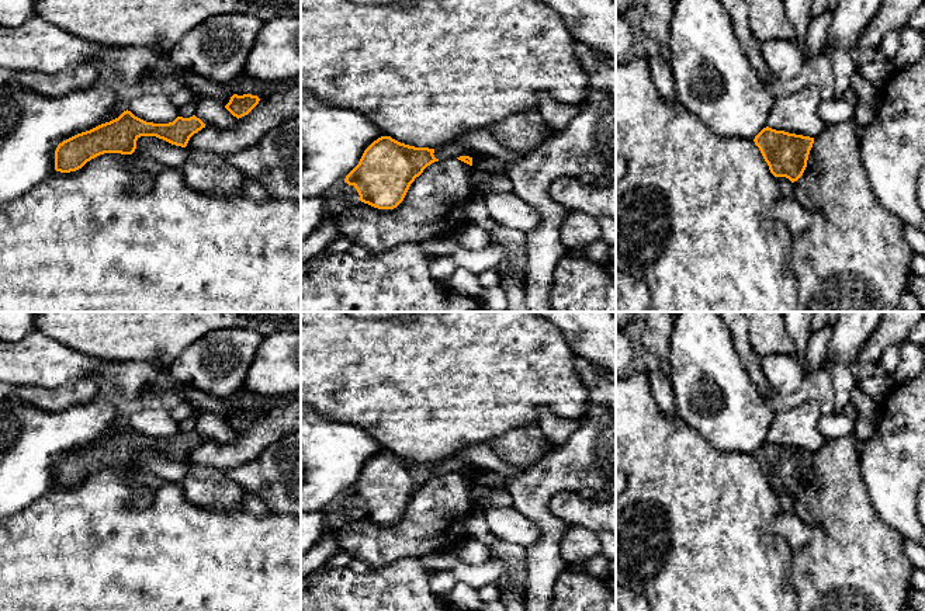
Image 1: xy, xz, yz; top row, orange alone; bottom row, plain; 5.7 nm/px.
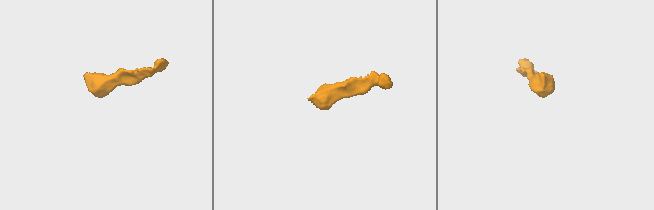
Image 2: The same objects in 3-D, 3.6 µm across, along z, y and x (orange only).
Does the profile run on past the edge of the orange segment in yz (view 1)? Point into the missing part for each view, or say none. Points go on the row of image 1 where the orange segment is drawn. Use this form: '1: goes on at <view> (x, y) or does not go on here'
1: does not go on here

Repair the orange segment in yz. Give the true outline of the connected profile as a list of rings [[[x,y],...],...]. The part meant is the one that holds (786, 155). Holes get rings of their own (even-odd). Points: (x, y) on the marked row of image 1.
[[[763,128],[753,139],[770,173],[797,181],[806,167],[814,138]]]

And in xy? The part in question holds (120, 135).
[[[127,110],[118,118],[59,143],[55,150],[55,170],[60,173],[76,171],[104,153],[132,155],[141,136],[156,136],[186,147],[190,138],[202,128],[205,124],[195,115],[177,117],[169,124],[153,124]]]

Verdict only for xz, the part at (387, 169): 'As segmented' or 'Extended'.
Extended

